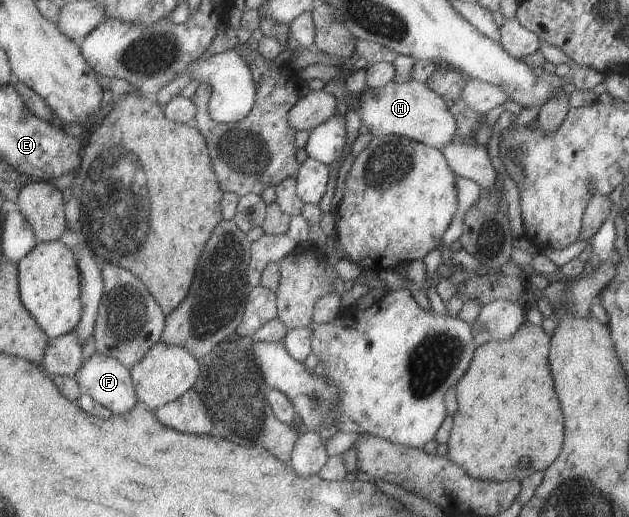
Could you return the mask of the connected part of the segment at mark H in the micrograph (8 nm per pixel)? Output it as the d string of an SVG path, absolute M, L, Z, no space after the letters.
M414 79L403 83L388 80L379 88L366 85L358 96L358 107L353 111L360 118L360 125L364 124L374 138L394 134L439 149L451 142L455 134L454 118L442 98L428 89L426 84Z

